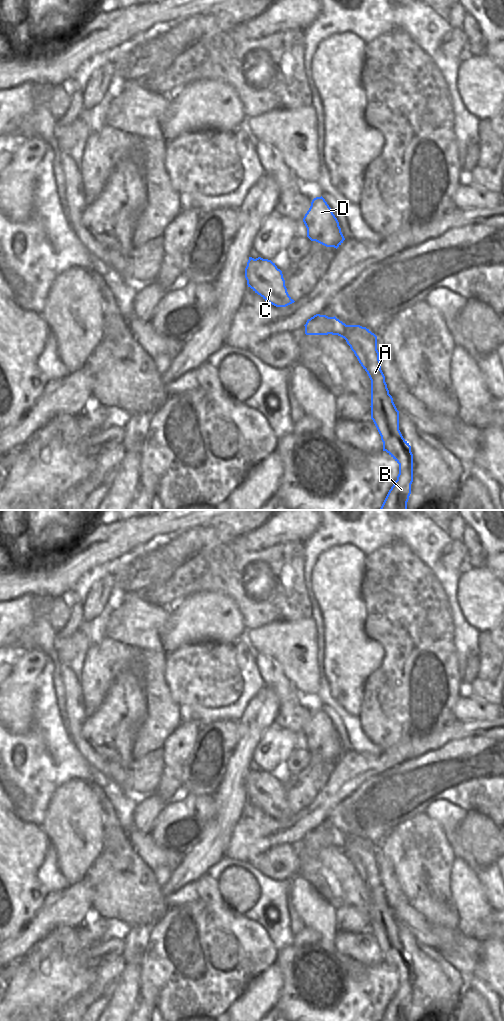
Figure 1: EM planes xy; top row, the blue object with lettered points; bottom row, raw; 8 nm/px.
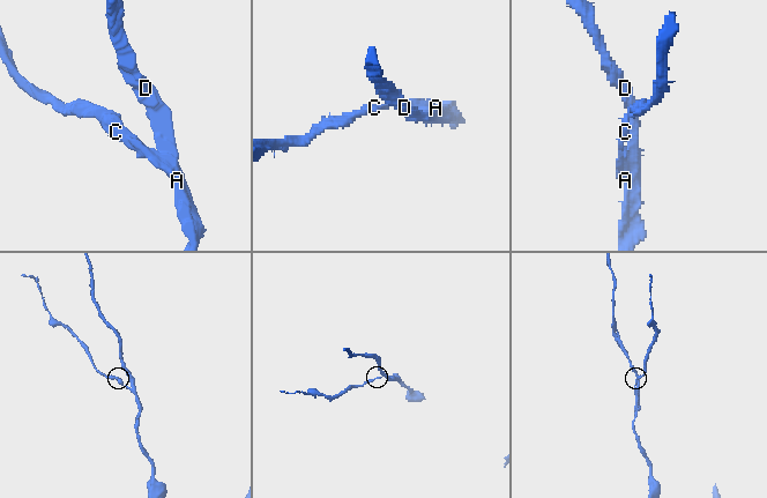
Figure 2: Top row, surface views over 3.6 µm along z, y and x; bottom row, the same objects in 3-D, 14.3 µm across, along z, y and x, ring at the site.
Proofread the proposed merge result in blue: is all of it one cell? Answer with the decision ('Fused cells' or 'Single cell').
Fused cells

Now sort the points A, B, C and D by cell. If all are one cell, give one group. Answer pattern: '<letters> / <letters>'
A B D / C

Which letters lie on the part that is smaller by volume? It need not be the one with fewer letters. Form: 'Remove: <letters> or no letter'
Remove: C

